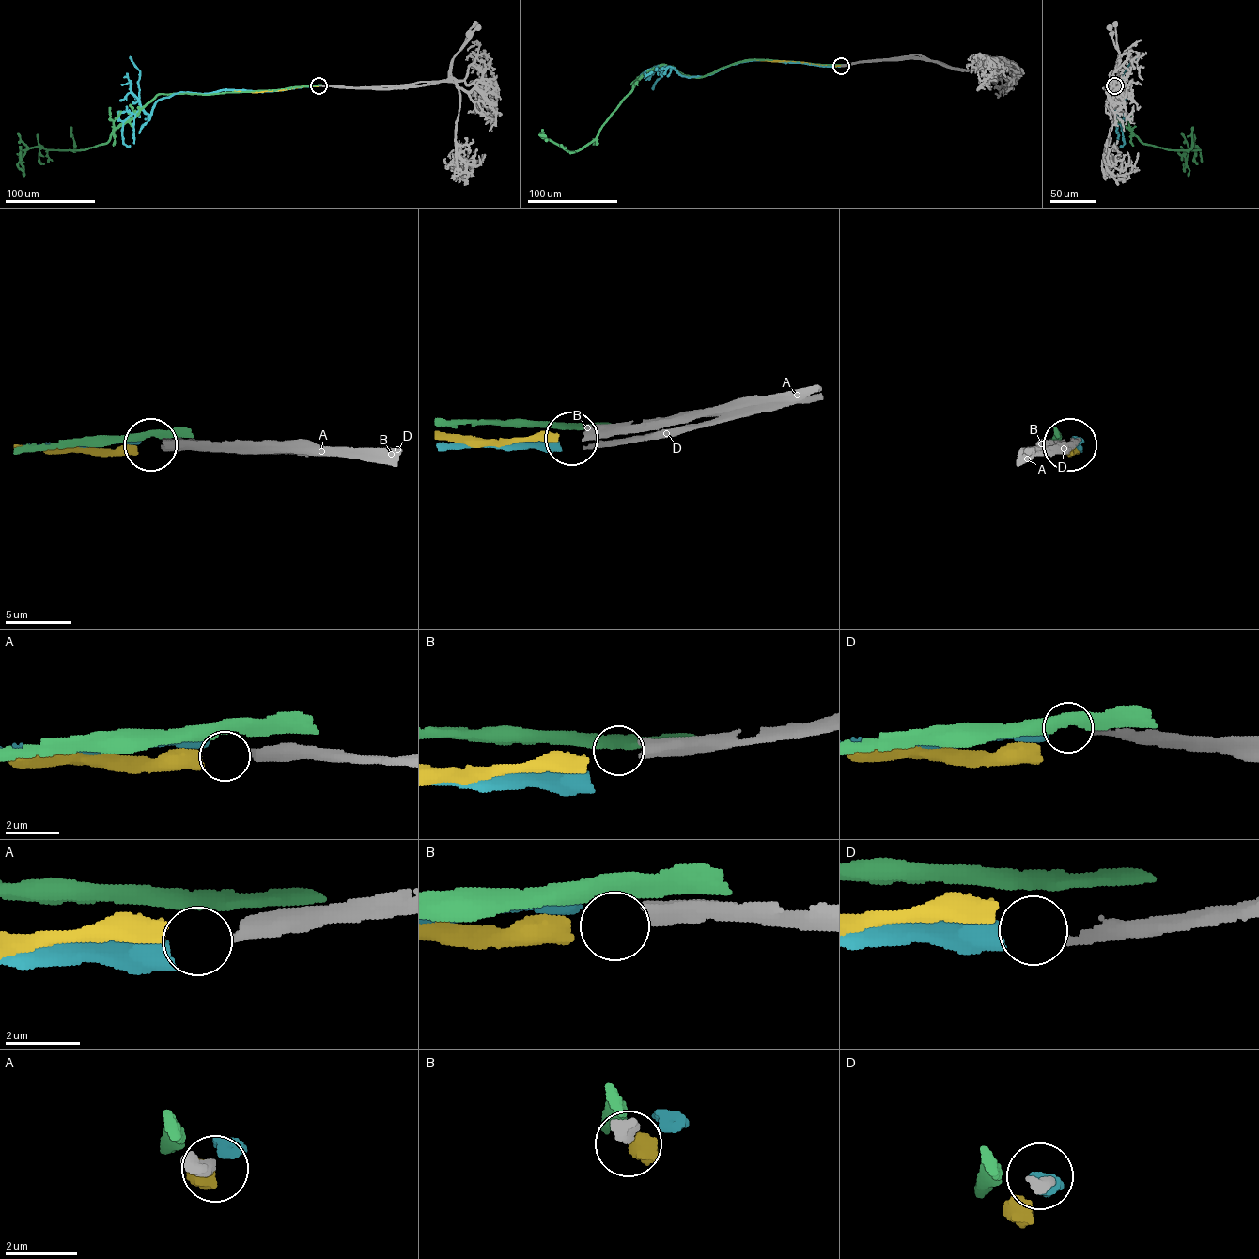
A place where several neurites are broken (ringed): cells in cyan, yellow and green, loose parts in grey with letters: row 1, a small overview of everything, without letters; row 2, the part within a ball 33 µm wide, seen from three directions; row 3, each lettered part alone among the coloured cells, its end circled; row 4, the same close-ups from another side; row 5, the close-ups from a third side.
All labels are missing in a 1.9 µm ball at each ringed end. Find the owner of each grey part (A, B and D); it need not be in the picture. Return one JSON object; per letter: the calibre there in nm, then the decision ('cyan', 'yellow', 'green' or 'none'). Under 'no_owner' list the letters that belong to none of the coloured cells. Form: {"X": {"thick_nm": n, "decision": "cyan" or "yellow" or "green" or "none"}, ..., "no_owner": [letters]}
{"A": {"thick_nm": 400, "decision": "yellow"}, "B": {"thick_nm": 440, "decision": "none"}, "D": {"thick_nm": 240, "decision": "cyan"}, "no_owner": ["B"]}

